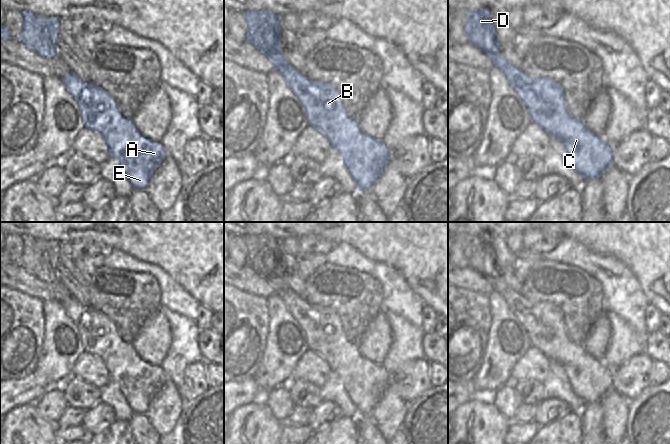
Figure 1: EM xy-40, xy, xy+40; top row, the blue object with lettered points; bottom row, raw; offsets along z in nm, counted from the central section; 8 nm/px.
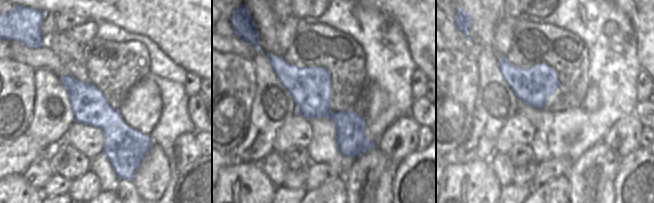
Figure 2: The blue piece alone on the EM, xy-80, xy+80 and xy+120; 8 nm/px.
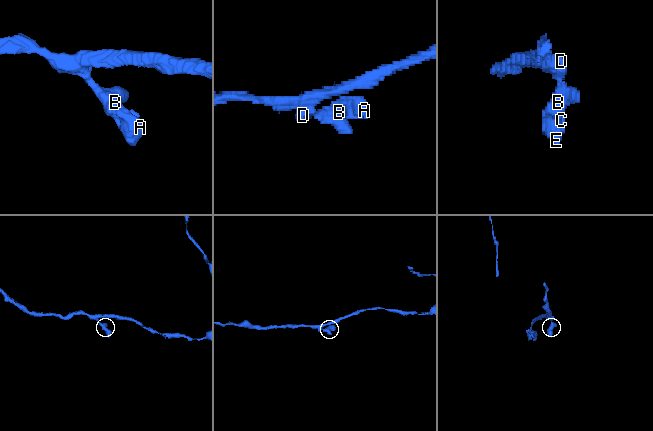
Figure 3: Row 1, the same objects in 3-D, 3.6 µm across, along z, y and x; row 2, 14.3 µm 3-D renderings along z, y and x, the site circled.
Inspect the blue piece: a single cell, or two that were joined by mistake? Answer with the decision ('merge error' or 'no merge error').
no merge error

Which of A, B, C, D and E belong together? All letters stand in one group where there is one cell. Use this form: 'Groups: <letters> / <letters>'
Groups: A B C D E

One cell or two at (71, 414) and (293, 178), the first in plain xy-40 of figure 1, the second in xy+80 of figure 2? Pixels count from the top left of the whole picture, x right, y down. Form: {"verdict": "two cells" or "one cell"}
{"verdict": "one cell"}

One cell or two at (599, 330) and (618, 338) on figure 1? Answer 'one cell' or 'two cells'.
two cells

